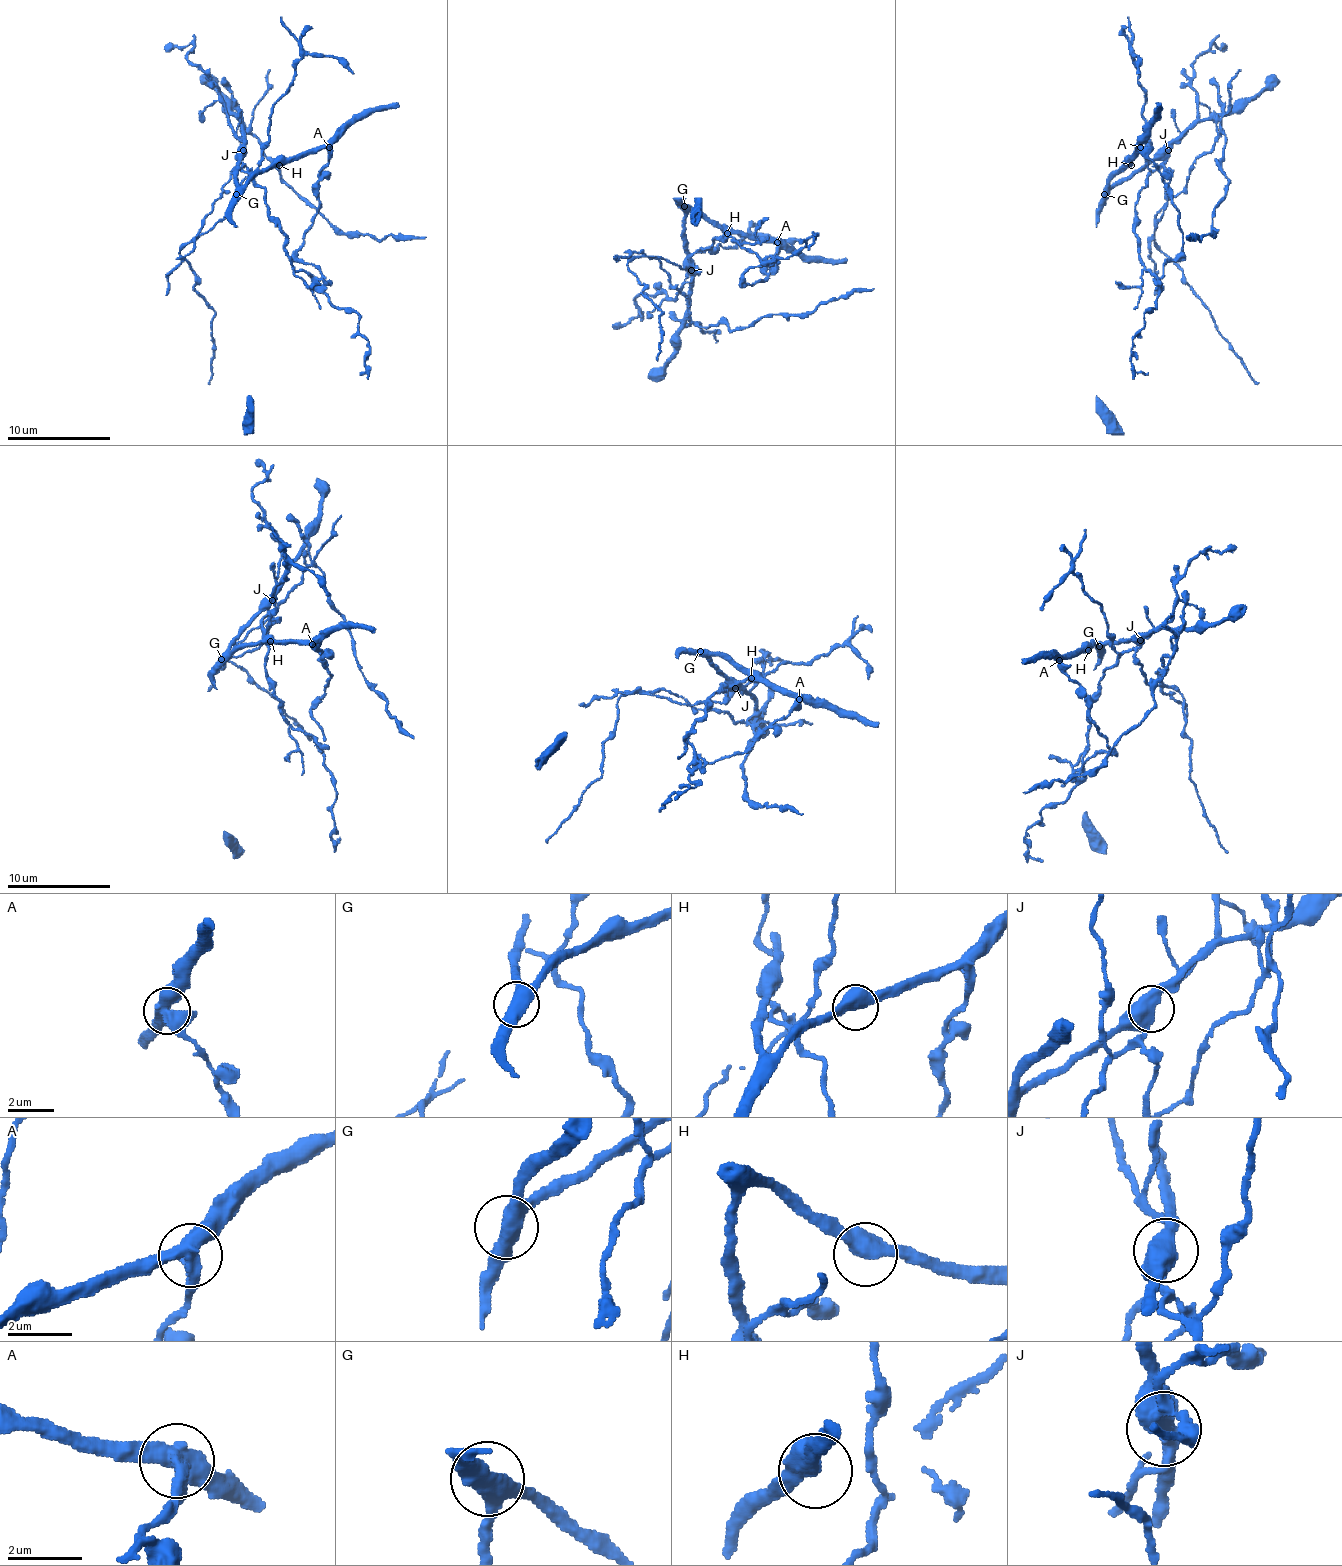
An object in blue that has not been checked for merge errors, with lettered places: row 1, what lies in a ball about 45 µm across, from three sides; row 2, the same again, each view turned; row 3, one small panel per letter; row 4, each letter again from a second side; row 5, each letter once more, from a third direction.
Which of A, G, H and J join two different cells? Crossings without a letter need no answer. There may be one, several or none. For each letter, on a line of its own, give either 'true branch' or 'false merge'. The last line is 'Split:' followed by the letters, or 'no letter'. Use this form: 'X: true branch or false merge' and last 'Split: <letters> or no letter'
A: false merge
G: true branch
H: true branch
J: false merge
Split: A, J

